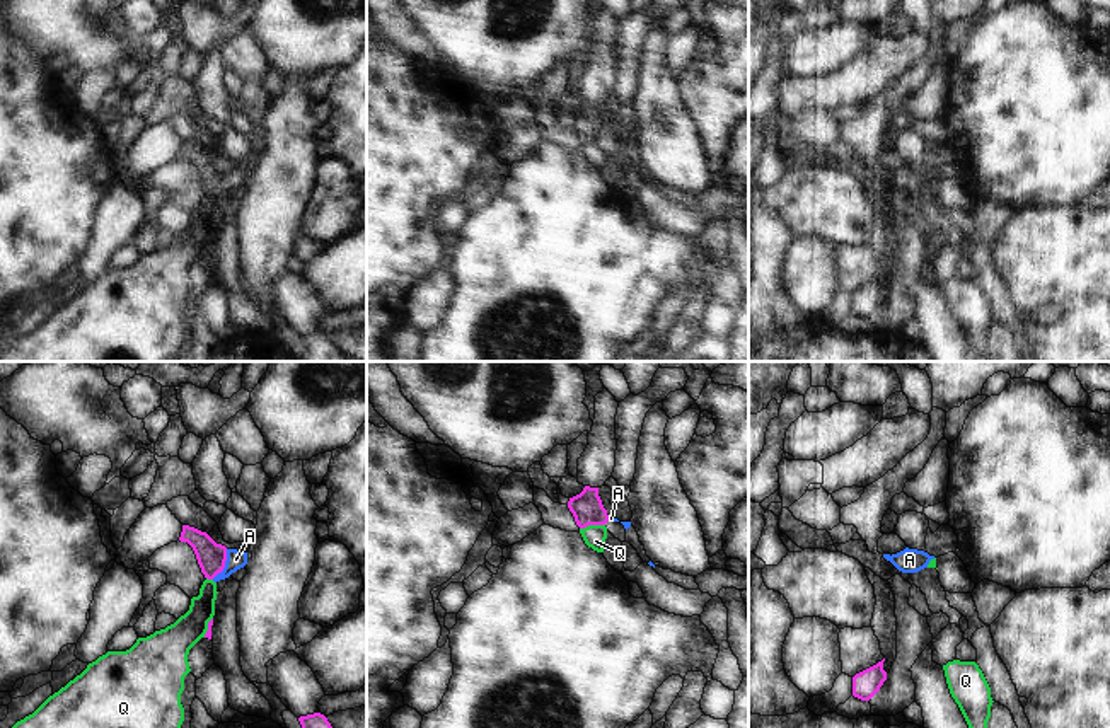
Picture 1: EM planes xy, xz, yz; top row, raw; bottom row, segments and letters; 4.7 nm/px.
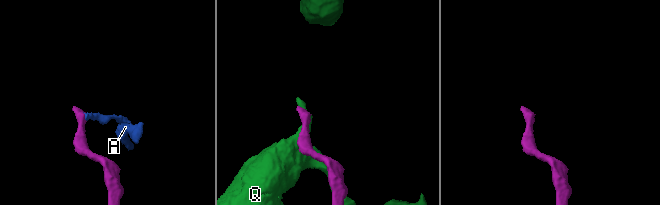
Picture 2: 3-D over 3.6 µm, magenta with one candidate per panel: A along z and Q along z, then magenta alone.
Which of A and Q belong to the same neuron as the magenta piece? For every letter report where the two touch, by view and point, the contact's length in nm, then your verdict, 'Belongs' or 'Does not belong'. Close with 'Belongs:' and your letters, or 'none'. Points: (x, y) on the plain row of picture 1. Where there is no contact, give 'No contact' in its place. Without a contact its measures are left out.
A: Touches magenta at xy (224, 183). Shared border 160 nm. Belongs
Q: Touches magenta at xz (592, 142). Shared border 120 nm. Does not belong
Belongs: A

